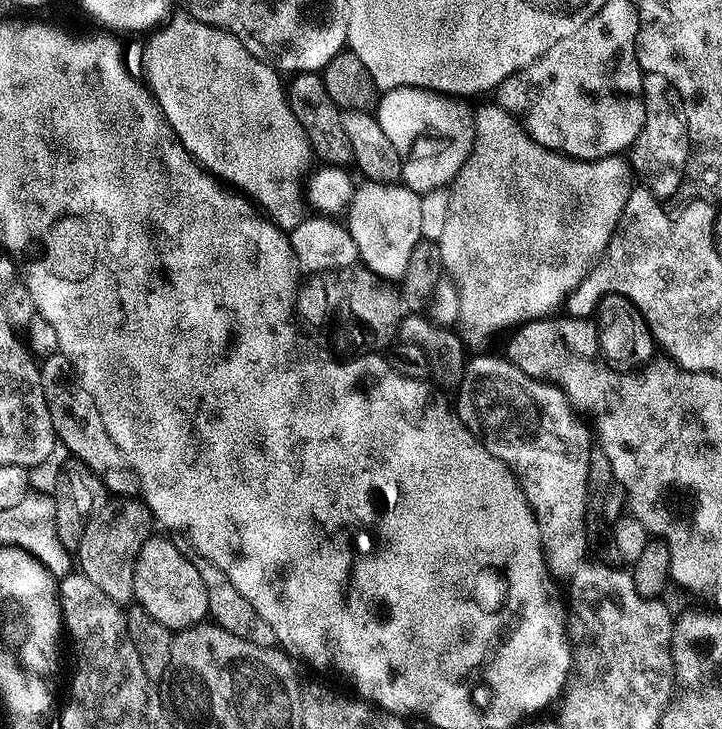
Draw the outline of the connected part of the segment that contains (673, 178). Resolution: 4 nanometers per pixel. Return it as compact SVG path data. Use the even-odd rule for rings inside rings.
M644 72L642 90L644 91L644 125L638 134L638 138L634 138L632 147L628 149L626 159L632 165L635 179L643 187L649 188L657 198L665 198L664 196L674 195L679 190L680 183L685 183L686 180L690 145L684 103L675 86L666 78L662 78L662 74Z

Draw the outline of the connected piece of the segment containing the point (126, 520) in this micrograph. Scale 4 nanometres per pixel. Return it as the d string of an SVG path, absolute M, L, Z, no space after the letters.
M124 498L117 504L120 505L116 512L109 511L89 520L86 534L82 536L82 542L74 556L78 561L79 571L84 572L86 578L90 578L90 582L94 582L94 586L98 586L102 594L106 594L106 598L124 606L134 597L136 563L142 546L153 535L154 517L148 505L137 499Z

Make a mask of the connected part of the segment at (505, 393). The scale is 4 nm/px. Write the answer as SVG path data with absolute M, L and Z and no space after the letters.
M503 355L476 356L473 360L471 357L465 363L463 372L459 373L458 380L460 380L460 389L456 392L456 400L454 396L456 415L475 434L476 438L484 443L486 450L490 450L490 454L494 454L494 458L502 461L515 474L516 479L520 481L522 490L532 507L532 512L536 515L536 521L540 527L540 537L544 542L544 552L548 558L549 567L557 573L564 572L564 574L571 574L578 565L585 563L587 556L584 555L588 552L588 539L590 539L588 530L588 475L590 474L590 466L592 465L592 457L594 455L594 436L590 431L589 425L587 428L580 421L583 419L578 415L576 409L569 404L567 396L565 396L560 387L555 384L549 384L543 378L537 378L526 374L522 370L518 370L518 366L514 366Z

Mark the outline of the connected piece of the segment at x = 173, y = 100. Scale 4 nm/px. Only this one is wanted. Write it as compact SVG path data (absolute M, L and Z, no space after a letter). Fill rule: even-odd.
M191 14L183 15L173 15L167 22L161 23L155 29L157 32L145 42L143 83L146 85L148 91L152 93L153 98L158 102L158 106L162 110L166 122L174 130L174 134L182 142L184 149L196 159L197 164L204 171L211 172L217 180L223 182L225 185L231 186L237 193L243 194L249 201L259 205L263 215L267 216L277 228L290 230L294 226L298 226L306 218L306 211L304 212L304 208L306 209L306 200L302 195L300 171L307 164L308 156L310 157L310 145L308 143L308 136L302 130L298 118L294 118L294 114L287 108L285 101L282 99L281 89L279 92L278 89L272 88L274 70L266 62L255 60L246 50L246 46L242 46L242 42L238 42L238 38L234 38L229 32L224 32L222 29L215 28L209 24L203 24L201 20L196 19Z

